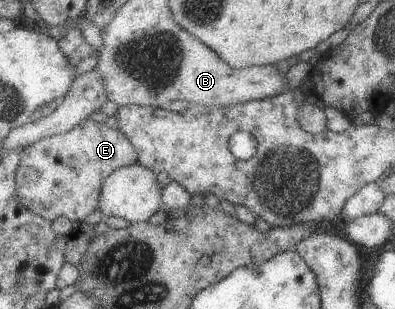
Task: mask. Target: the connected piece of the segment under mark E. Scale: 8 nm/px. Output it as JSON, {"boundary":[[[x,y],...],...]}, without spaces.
{"boundary":[[[83,120],[66,133],[42,138],[22,150],[16,172],[17,196],[25,207],[44,219],[53,222],[57,217],[65,217],[73,224],[80,223],[99,210],[99,197],[105,178],[118,168],[137,163],[137,157],[133,143],[120,130],[114,130],[106,123]]]}

